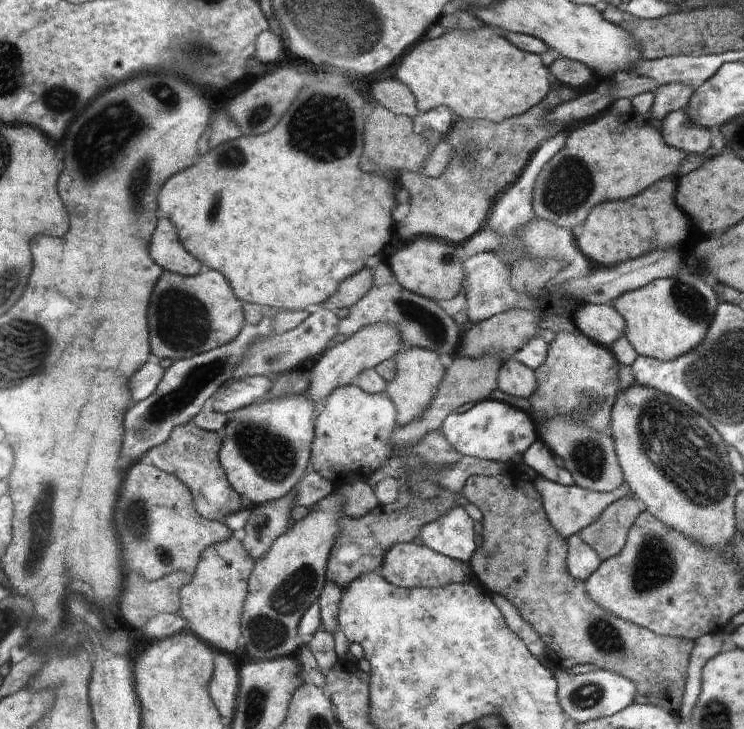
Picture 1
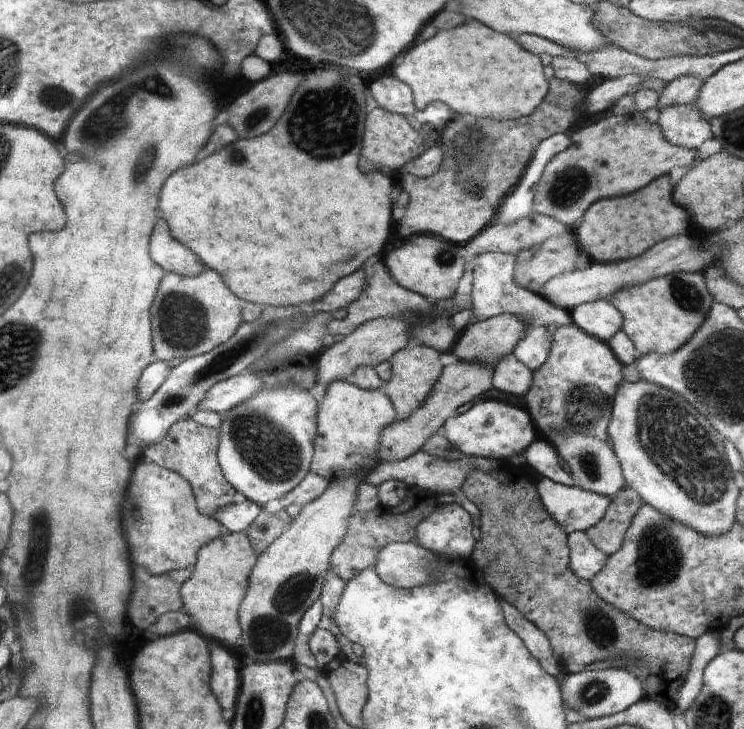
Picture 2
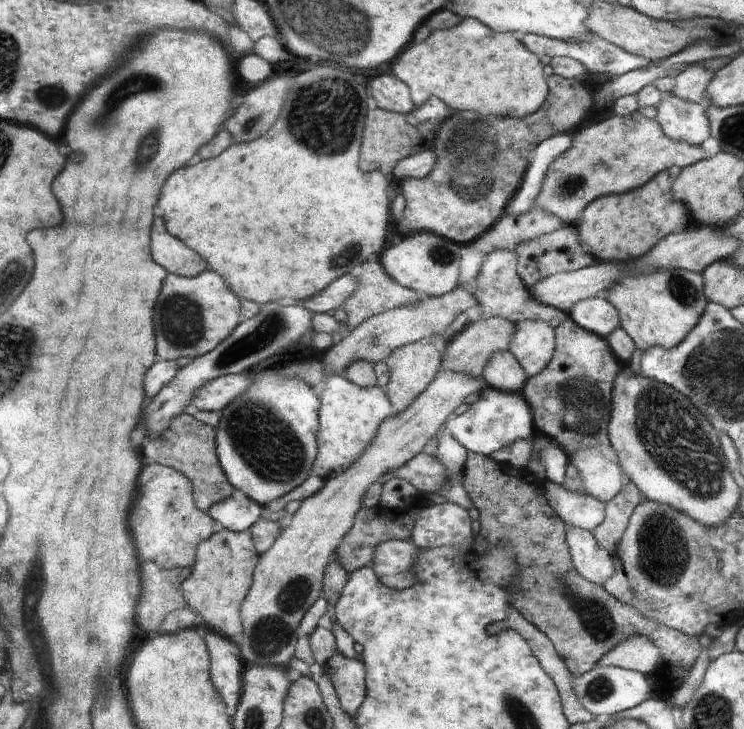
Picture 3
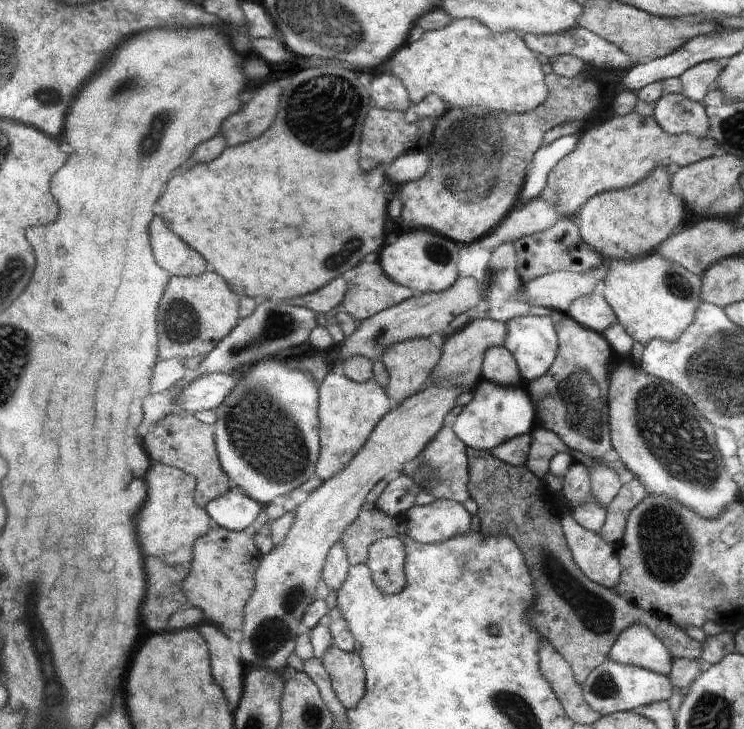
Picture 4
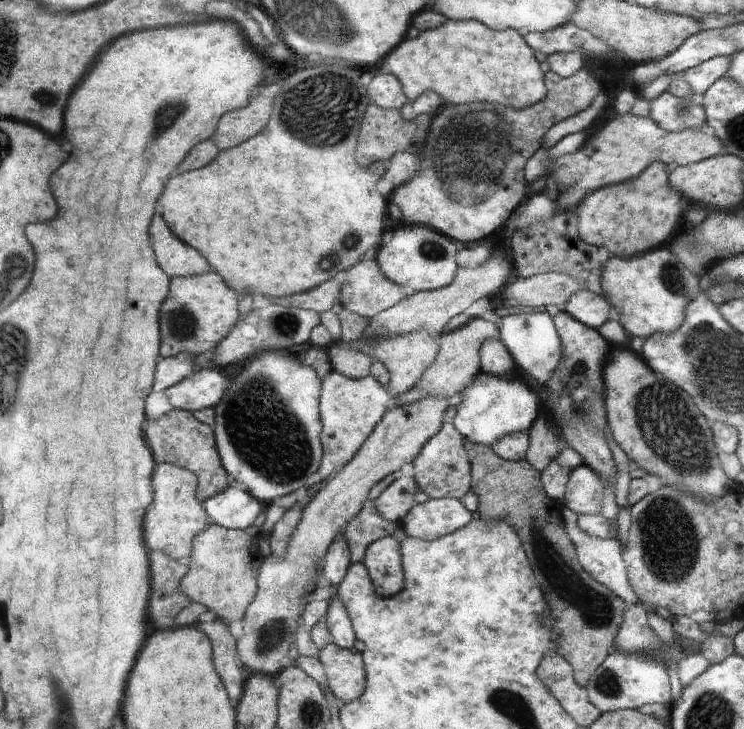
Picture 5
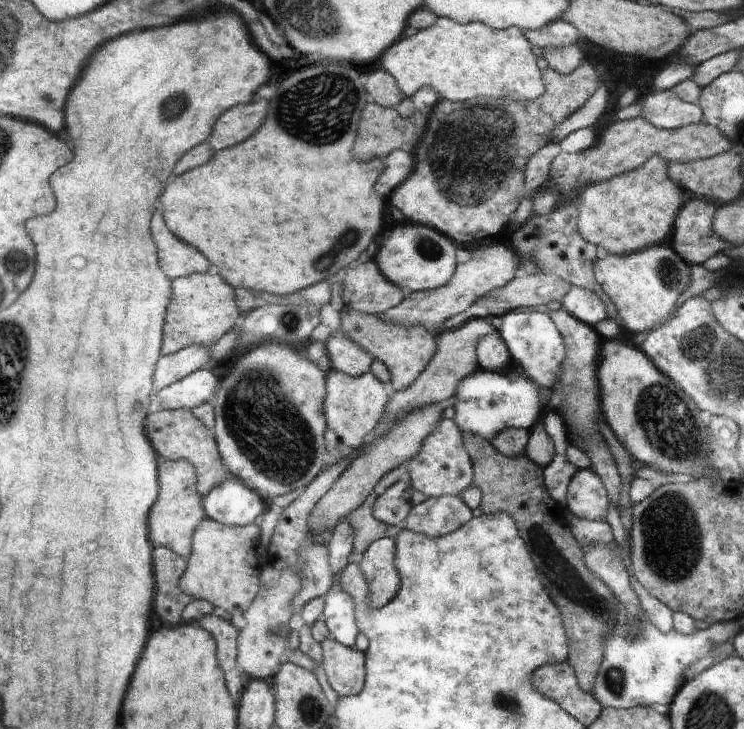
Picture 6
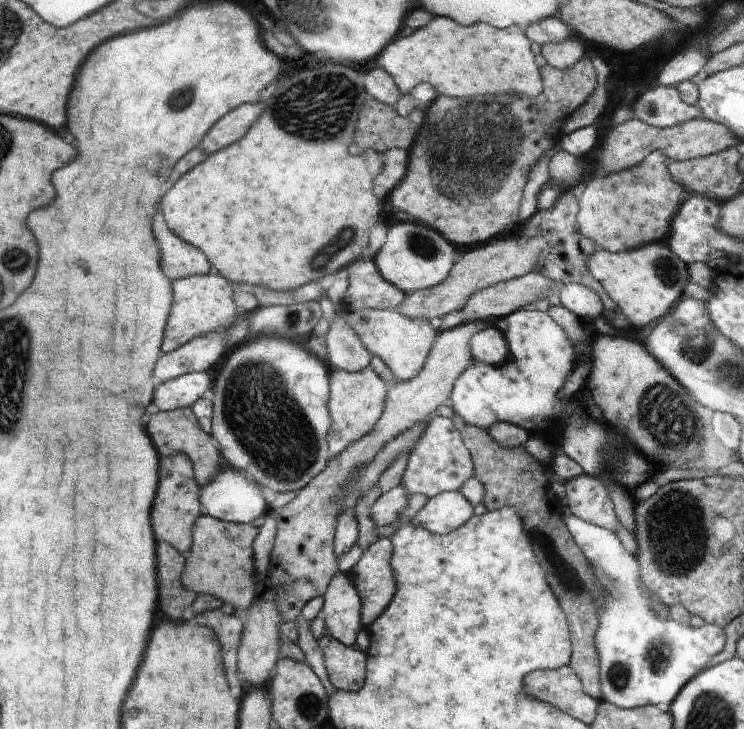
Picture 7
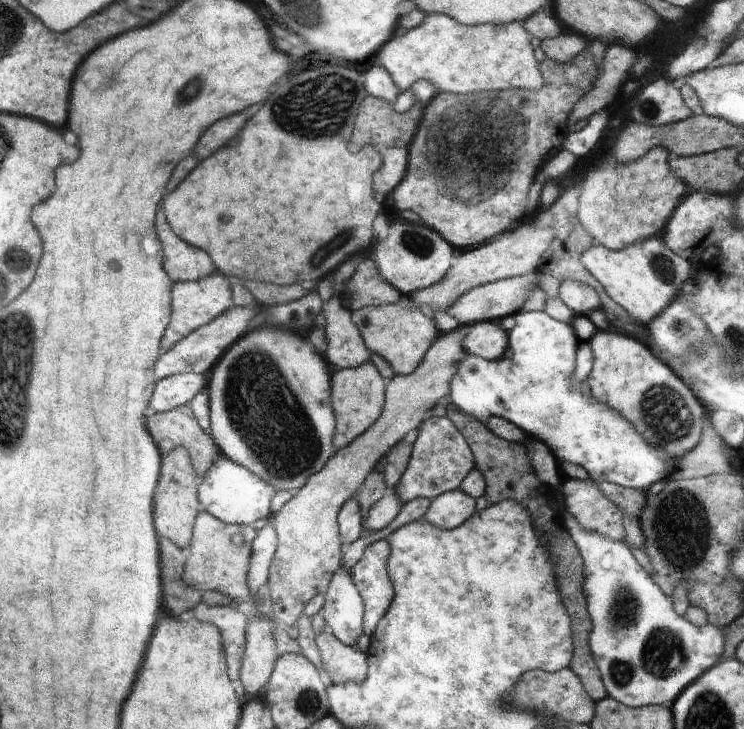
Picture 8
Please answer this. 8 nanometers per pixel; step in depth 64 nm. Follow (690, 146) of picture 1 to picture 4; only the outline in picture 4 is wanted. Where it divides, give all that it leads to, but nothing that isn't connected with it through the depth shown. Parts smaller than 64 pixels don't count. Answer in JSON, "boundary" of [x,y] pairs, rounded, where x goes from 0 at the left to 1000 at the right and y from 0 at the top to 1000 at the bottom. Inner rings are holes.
{"boundary":[[[890,129],[882,139],[878,160],[898,184],[952,185],[952,160],[946,144],[917,129]]]}

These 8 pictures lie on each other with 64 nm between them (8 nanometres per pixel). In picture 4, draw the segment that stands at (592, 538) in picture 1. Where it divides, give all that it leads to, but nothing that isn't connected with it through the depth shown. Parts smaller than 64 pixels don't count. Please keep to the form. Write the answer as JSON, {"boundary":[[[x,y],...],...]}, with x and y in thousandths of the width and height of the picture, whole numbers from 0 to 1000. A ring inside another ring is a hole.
{"boundary":[[[858,656],[847,658],[837,664],[828,683],[817,694],[816,715],[812,716],[812,724],[806,726],[806,735],[817,746],[832,748],[840,726],[843,724],[844,705],[858,694],[871,680],[866,667],[858,661]]]}

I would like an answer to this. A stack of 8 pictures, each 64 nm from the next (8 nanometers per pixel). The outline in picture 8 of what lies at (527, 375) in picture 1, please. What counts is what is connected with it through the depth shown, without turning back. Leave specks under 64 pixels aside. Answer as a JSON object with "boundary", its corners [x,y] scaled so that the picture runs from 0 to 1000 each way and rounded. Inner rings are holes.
{"boundary":[[[667,440],[640,442],[629,449],[622,476],[645,491],[669,494],[683,477],[681,457]]]}

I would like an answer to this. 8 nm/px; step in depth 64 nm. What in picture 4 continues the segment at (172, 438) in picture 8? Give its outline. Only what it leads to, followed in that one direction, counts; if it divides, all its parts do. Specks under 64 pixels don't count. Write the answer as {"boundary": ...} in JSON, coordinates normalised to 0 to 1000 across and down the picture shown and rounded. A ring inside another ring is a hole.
{"boundary":[[[231,567],[204,587],[196,601],[199,620],[210,634],[241,641],[262,656],[262,689],[276,695],[280,689],[301,680],[309,671],[309,656],[294,631],[286,587],[265,575],[259,567]]]}

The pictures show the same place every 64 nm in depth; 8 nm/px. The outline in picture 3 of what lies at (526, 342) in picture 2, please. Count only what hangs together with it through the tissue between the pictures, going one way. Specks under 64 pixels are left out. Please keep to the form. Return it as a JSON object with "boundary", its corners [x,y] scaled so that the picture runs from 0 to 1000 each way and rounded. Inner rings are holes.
{"boundary":[[[728,439],[694,442],[694,454],[683,475],[710,519],[720,516],[737,502],[746,477],[746,454],[739,442]]]}

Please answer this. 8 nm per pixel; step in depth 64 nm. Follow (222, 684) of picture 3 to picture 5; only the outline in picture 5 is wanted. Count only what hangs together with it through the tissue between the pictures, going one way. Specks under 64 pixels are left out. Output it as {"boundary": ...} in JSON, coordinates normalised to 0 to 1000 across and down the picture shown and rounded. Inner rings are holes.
{"boundary":[[[298,850],[280,856],[263,856],[263,864],[274,864],[280,875],[285,875],[285,886],[290,886],[290,919],[296,919],[296,930],[301,930],[301,941],[306,941],[306,952],[312,952],[312,963],[323,963],[328,944],[325,914],[317,908],[317,883],[309,872],[306,861]]]}

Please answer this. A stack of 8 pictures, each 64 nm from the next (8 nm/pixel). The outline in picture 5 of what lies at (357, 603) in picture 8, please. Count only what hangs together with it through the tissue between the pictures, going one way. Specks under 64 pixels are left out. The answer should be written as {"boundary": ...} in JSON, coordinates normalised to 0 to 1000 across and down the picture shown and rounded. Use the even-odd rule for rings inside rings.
{"boundary":[[[457,815],[444,818],[437,855],[452,886],[474,890],[478,881],[477,861],[473,859],[472,844],[468,842],[468,831],[462,831]]]}

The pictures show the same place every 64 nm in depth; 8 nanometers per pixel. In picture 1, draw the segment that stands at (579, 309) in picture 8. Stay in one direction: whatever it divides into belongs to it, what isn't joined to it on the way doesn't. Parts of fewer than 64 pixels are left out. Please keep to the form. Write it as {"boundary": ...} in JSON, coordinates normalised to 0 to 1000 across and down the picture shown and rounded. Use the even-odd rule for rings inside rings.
{"boundary":[[[792,416],[780,425],[770,442],[797,472],[817,480],[828,466],[840,461],[843,453],[841,439],[821,417]]]}

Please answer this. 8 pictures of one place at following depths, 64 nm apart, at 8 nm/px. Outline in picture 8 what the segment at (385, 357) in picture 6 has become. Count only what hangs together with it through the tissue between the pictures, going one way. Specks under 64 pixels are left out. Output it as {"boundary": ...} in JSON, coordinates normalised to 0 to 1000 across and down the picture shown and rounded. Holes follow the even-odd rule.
{"boundary":[[[538,413],[519,421],[492,421],[472,427],[472,436],[483,450],[489,469],[501,486],[513,488],[531,513],[551,513],[569,497],[574,481],[586,466],[586,450],[581,439],[565,428],[565,422],[538,420]]]}

